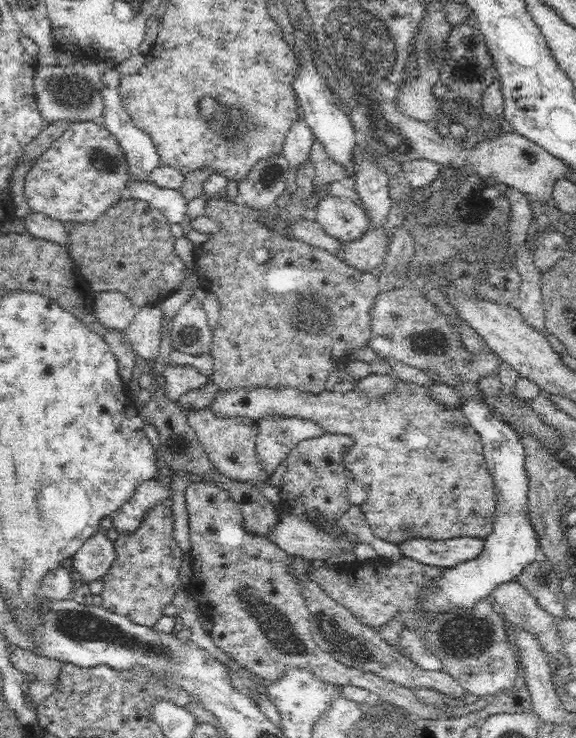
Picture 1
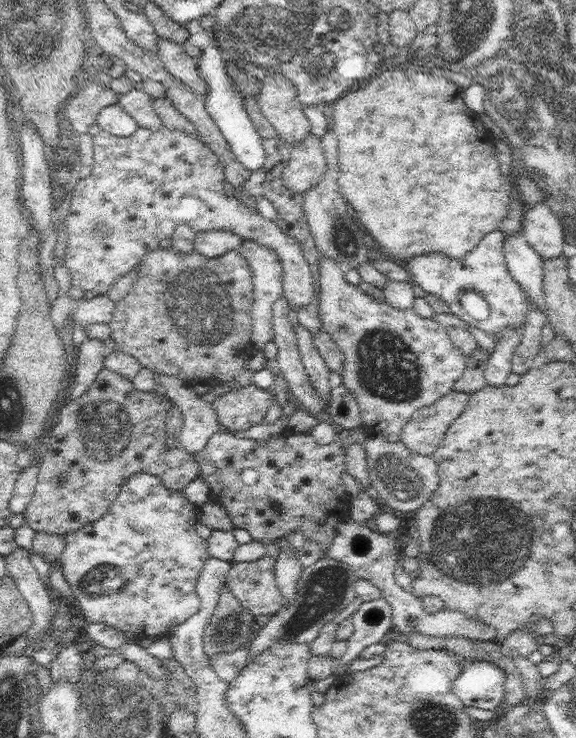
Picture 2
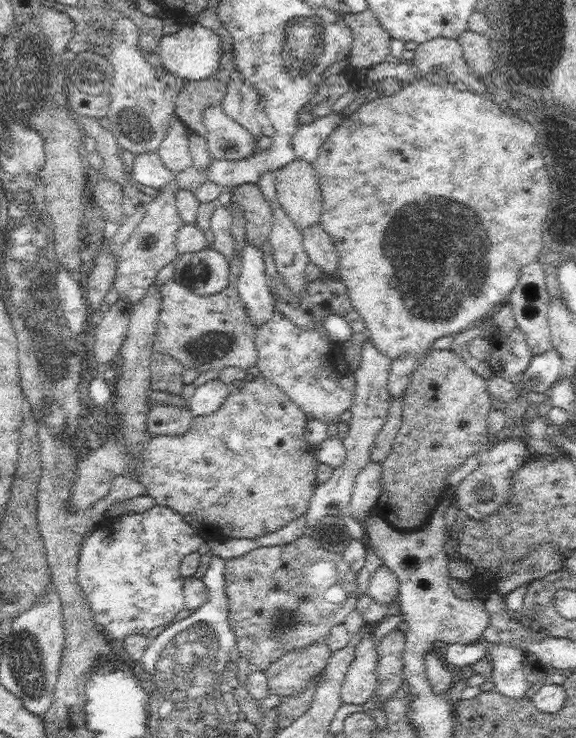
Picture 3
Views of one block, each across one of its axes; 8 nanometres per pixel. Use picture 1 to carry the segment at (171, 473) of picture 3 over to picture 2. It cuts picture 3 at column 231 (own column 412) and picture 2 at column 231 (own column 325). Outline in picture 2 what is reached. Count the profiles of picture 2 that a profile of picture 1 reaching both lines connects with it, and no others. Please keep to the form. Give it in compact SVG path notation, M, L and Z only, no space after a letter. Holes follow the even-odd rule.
M252 384L233 388L231 392L215 398L212 406L219 424L230 432L246 431L263 423L268 409L272 408L271 389L262 389Z

